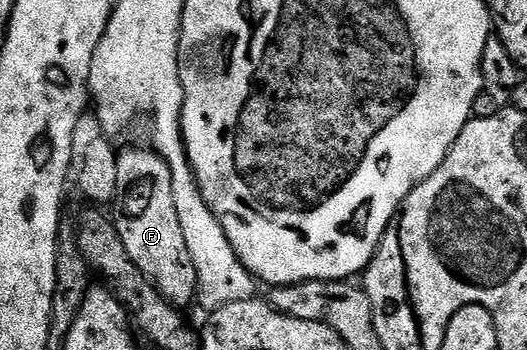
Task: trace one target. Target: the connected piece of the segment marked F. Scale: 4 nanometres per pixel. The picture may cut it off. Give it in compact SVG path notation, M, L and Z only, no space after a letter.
M153 147L126 148L118 152L116 195L112 201L112 219L128 250L128 258L156 286L156 290L179 310L195 303L198 295L196 262L188 254L184 229L176 214L176 194L172 194L172 170Z

